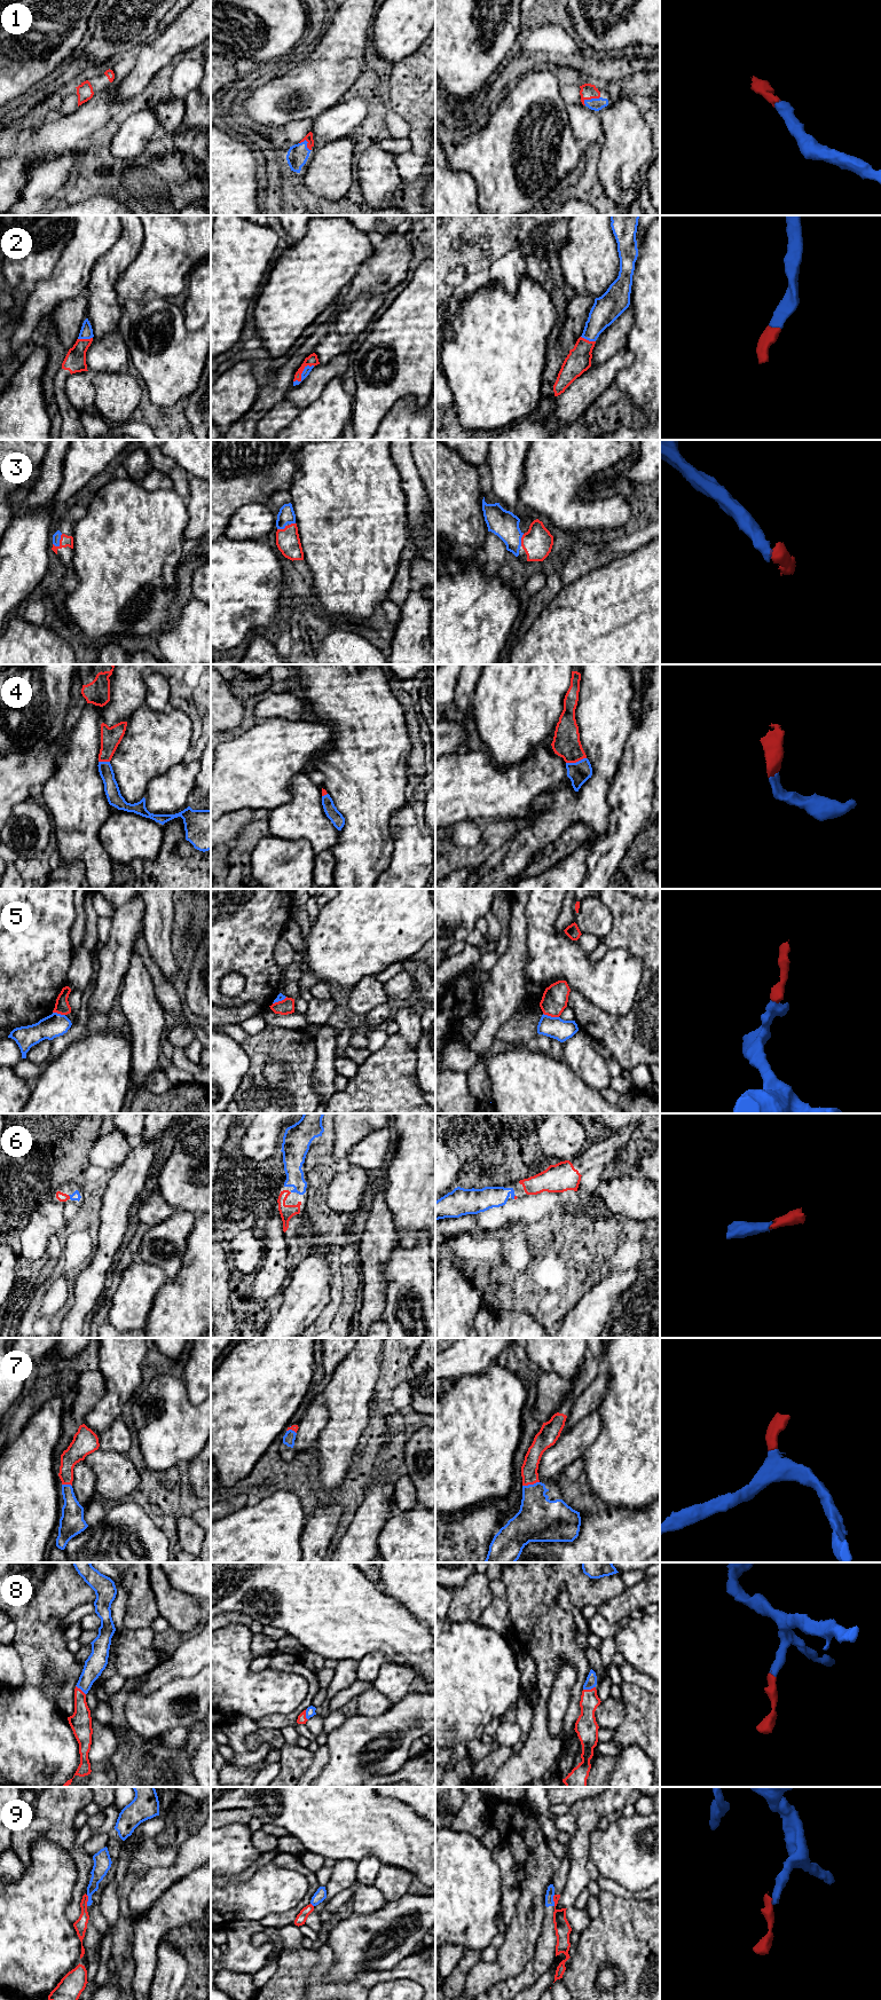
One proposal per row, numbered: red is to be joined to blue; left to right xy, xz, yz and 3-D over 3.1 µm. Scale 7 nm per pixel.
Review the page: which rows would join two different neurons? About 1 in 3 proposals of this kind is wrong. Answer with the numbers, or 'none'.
9

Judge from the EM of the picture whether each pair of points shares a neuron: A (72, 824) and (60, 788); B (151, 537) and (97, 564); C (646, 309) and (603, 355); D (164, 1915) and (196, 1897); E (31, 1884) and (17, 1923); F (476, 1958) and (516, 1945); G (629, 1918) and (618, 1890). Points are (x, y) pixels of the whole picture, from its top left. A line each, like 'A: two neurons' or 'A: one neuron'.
A: one neuron
B: one neuron
C: two neurons
D: one neuron
E: one neuron
F: two neurons
G: two neurons

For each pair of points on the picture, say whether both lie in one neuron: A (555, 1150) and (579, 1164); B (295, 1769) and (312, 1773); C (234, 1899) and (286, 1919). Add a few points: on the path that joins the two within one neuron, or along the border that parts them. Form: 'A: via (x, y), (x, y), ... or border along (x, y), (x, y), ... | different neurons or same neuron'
A: border along (583, 1150), (569, 1160) | different neurons
B: border along (314, 1752), (309, 1766), (301, 1774) | different neurons
C: border along (299, 1900), (288, 1911), (267, 1915), (259, 1922) | different neurons

